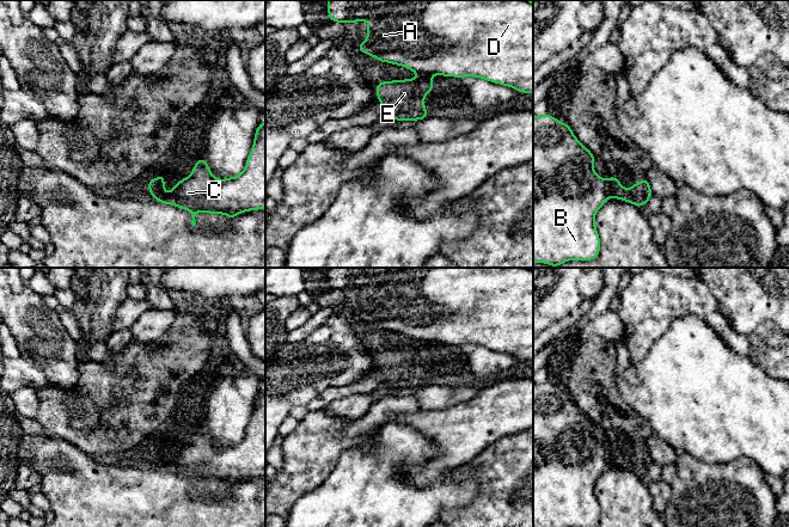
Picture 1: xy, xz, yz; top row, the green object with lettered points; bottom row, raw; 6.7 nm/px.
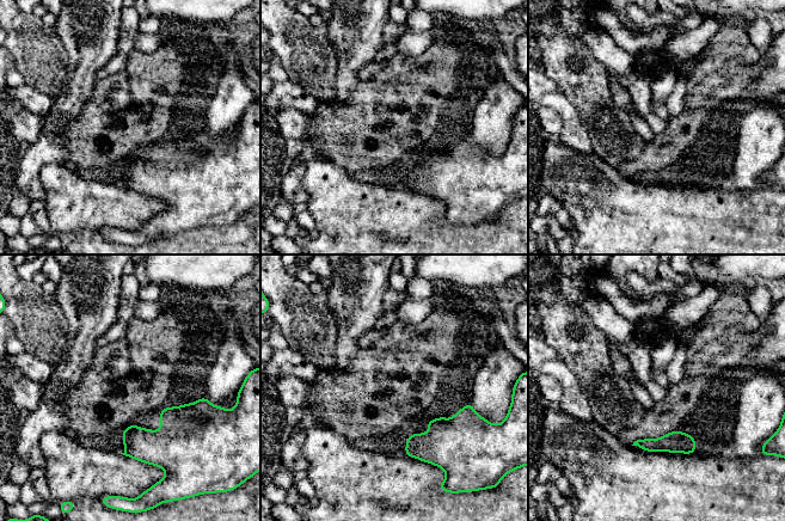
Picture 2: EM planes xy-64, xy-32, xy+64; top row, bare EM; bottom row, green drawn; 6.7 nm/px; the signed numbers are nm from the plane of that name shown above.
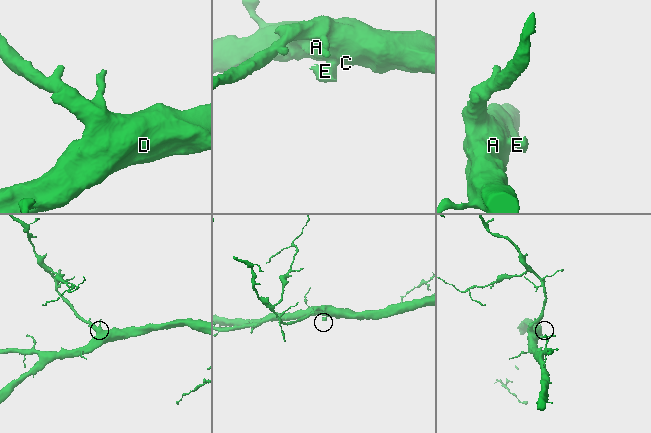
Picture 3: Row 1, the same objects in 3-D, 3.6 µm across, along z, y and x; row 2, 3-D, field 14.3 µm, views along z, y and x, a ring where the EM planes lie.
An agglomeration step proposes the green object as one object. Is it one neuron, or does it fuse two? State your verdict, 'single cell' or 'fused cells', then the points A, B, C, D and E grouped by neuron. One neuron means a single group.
fused cells; A B C D / E

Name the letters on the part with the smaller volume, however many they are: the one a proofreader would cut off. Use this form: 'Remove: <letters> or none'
Remove: E

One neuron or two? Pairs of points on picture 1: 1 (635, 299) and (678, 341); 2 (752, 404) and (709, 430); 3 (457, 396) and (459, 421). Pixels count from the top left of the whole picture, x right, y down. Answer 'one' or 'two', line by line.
1: two
2: one
3: two

